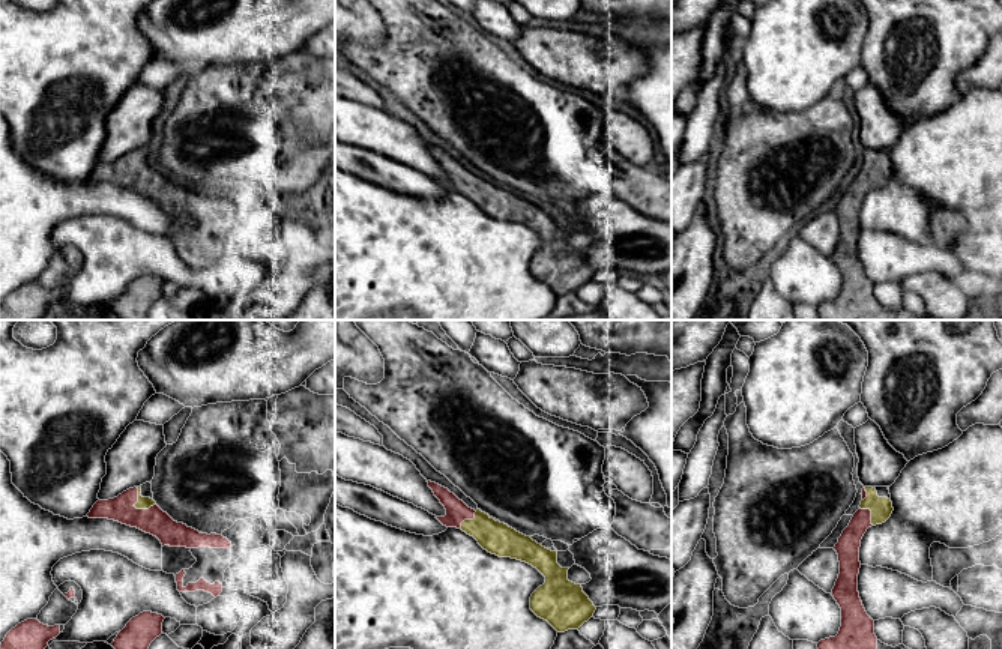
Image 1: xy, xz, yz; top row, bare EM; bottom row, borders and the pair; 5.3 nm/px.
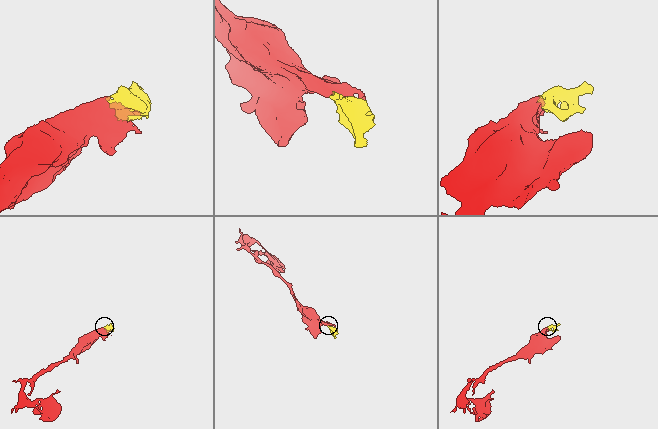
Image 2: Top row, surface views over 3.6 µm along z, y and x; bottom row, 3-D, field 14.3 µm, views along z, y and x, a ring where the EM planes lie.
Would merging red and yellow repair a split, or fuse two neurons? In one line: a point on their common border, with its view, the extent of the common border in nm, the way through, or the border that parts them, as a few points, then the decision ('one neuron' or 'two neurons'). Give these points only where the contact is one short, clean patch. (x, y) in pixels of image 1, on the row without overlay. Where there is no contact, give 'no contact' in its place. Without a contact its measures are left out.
xy (134, 170) | 150 nm | one neuron

